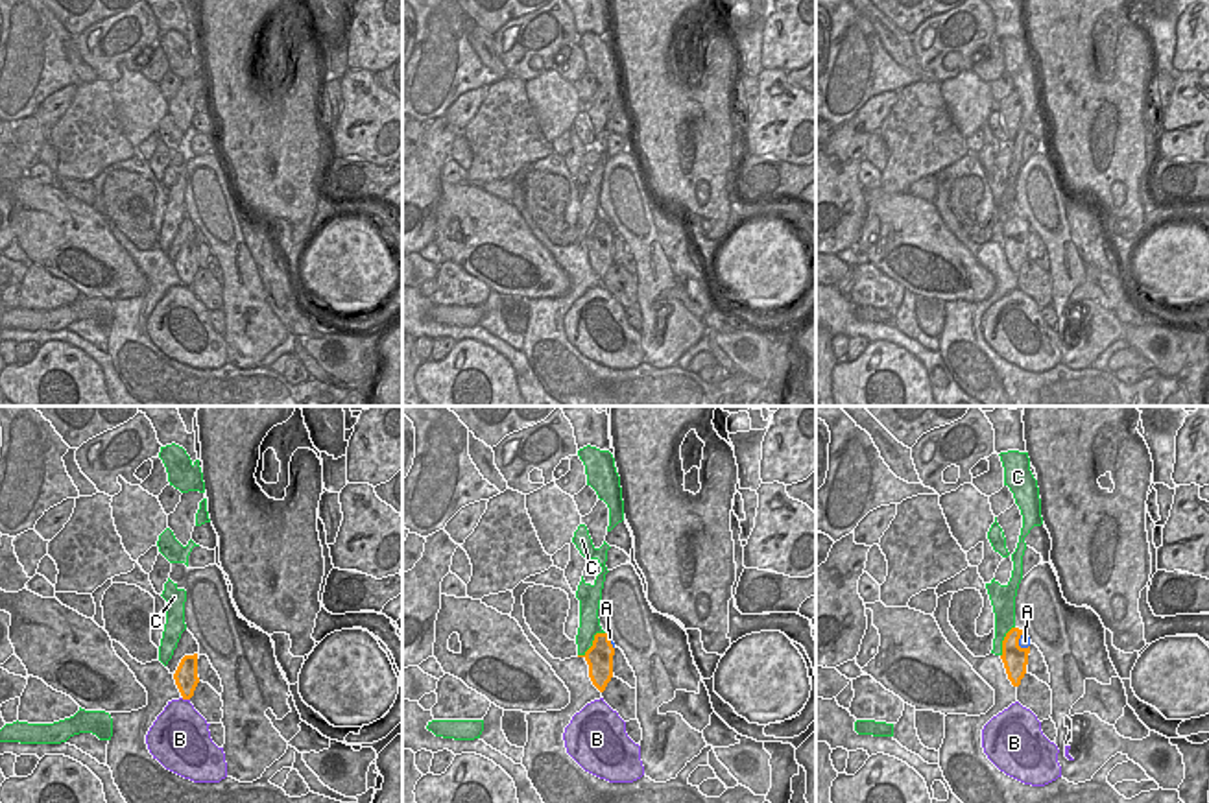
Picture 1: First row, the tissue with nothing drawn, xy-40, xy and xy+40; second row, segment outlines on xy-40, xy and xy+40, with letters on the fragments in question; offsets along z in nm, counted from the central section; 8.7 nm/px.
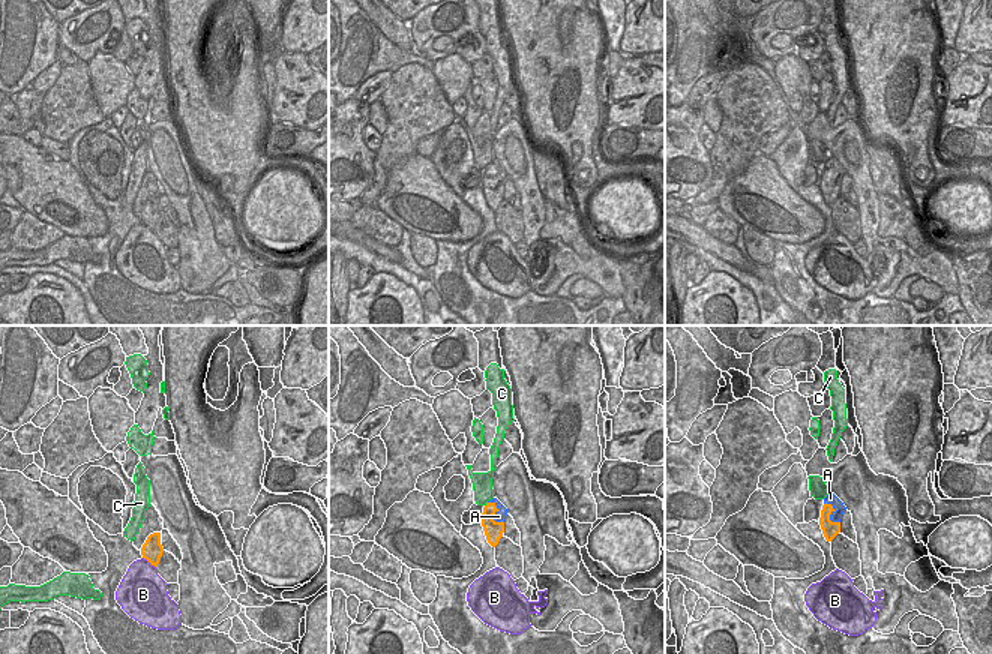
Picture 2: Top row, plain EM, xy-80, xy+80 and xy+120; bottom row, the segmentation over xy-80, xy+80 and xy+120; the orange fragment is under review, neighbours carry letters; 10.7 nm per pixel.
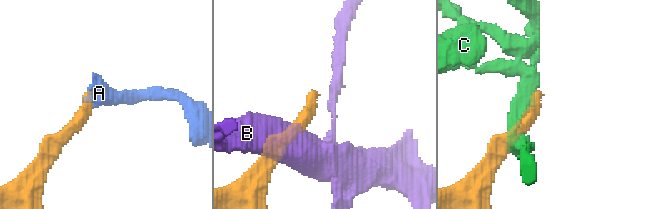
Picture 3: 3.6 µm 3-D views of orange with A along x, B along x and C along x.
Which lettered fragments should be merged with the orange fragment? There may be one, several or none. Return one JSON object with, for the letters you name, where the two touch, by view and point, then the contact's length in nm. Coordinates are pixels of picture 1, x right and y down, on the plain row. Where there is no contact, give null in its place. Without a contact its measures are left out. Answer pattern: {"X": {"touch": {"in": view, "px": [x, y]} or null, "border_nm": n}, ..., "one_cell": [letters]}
{"one_cell": []}

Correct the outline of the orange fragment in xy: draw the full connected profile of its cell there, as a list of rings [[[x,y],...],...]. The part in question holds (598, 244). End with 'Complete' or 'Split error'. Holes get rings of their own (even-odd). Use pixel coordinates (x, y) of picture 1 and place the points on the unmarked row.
[[[596,220],[593,233],[578,244],[583,244],[589,251],[589,264],[593,271],[604,279],[613,264],[613,242],[615,234],[607,220]]]. Complete.

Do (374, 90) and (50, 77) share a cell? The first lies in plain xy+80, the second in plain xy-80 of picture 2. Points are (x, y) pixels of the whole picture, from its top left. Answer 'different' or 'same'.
same

